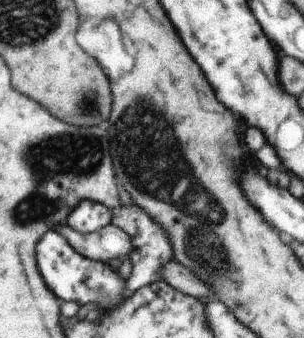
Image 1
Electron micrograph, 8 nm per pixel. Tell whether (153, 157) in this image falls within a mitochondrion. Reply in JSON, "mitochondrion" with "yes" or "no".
{"mitochondrion":"yes"}

